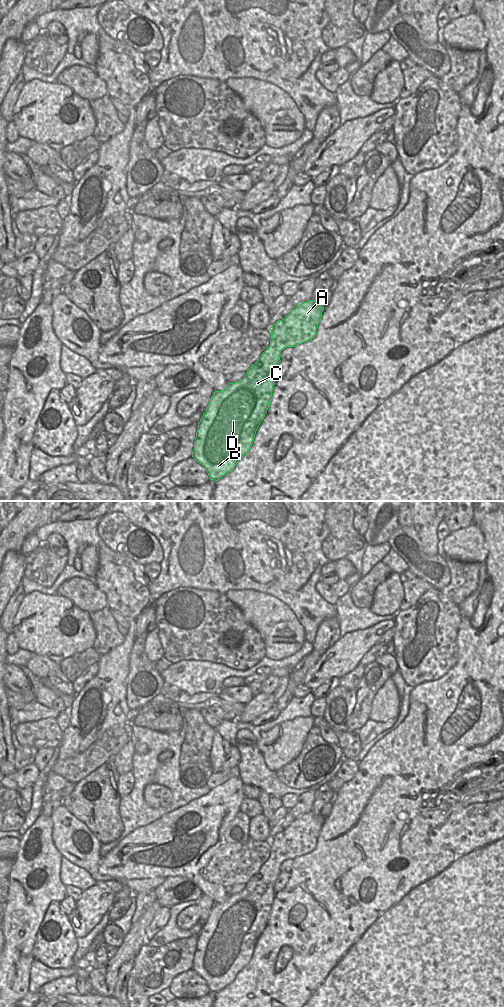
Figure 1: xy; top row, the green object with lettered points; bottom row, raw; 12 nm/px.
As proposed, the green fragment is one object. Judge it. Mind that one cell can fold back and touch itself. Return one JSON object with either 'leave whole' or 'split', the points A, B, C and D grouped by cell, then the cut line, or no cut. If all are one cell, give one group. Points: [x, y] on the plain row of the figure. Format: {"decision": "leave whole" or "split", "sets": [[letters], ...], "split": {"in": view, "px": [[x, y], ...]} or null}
{"decision": "leave whole", "sets": [["A", "B", "C", "D"]], "split": null}

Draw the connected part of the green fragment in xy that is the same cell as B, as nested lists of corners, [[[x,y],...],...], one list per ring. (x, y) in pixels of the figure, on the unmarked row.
[[[313,812],[303,814],[272,839],[270,857],[257,874],[251,877],[244,890],[229,895],[223,903],[215,903],[206,923],[198,935],[192,969],[207,983],[210,992],[218,993],[231,984],[240,971],[250,962],[256,943],[270,918],[275,897],[274,884],[279,876],[280,865],[287,859],[311,853],[318,841],[324,819]]]

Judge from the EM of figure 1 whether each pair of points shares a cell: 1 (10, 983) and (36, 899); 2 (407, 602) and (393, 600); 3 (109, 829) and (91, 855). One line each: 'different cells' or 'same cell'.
1: same cell
2: different cells
3: different cells

